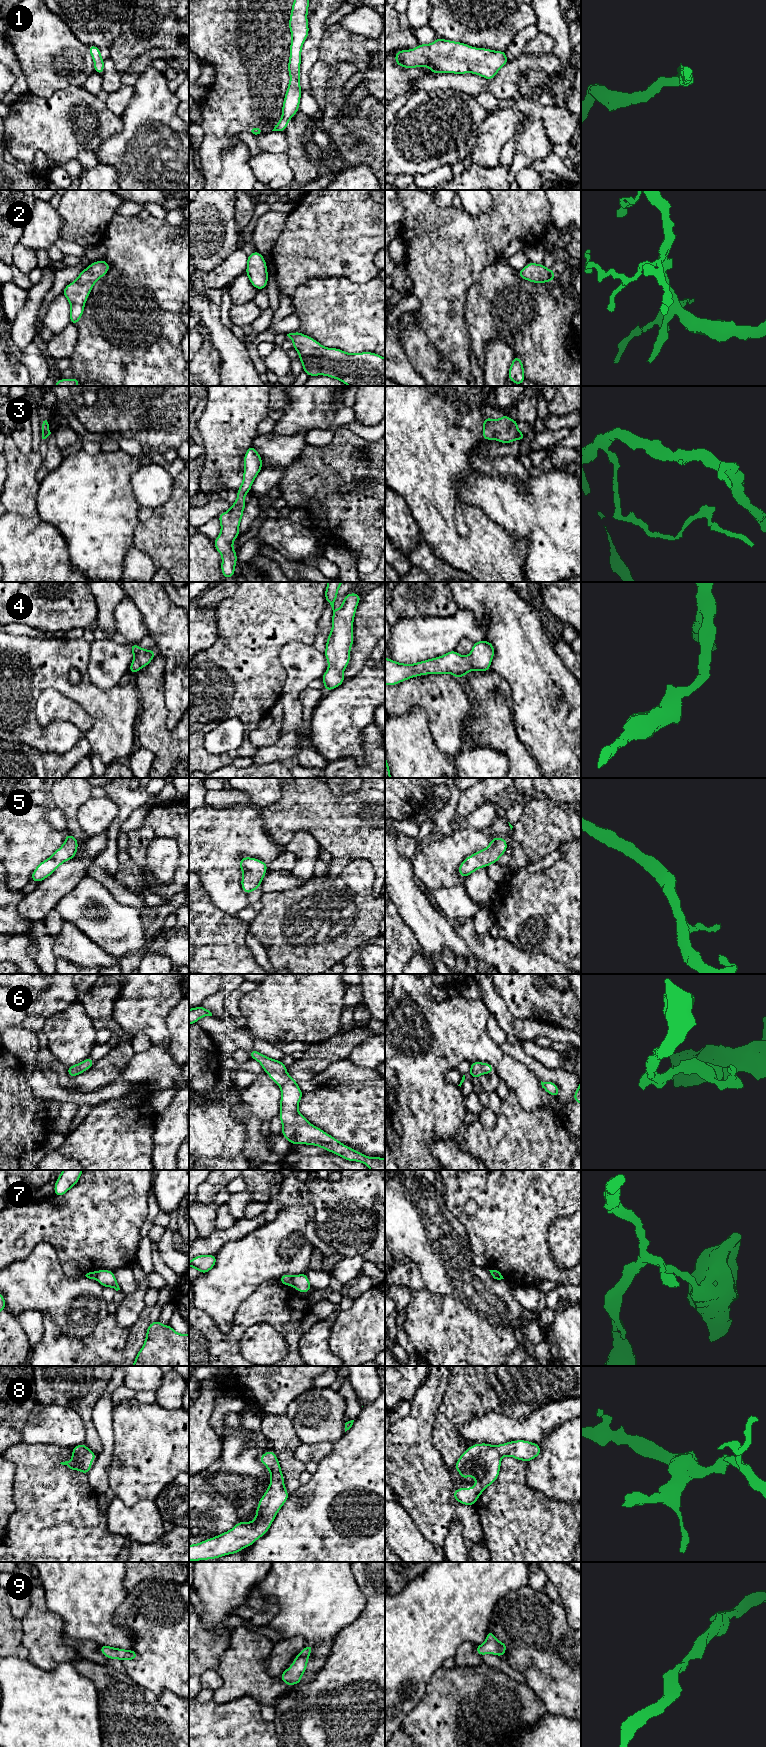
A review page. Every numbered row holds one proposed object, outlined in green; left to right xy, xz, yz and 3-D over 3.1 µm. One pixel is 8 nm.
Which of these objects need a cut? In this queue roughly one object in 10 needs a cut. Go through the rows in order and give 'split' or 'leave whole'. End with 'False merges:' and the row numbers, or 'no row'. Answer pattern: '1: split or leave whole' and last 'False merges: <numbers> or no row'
1: leave whole
2: leave whole
3: leave whole
4: leave whole
5: leave whole
6: leave whole
7: split
8: leave whole
9: leave whole
False merges: 7

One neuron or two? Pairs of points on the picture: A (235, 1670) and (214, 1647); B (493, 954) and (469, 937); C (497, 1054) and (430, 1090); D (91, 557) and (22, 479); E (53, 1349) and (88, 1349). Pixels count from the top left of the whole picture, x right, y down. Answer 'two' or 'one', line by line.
A: two
B: one
C: one
D: two
E: one

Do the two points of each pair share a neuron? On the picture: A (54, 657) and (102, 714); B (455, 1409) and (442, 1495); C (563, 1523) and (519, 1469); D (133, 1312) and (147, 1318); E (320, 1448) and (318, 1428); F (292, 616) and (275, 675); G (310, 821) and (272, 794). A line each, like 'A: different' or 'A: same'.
A: same
B: different
C: same
D: different
E: different
F: same
G: different

